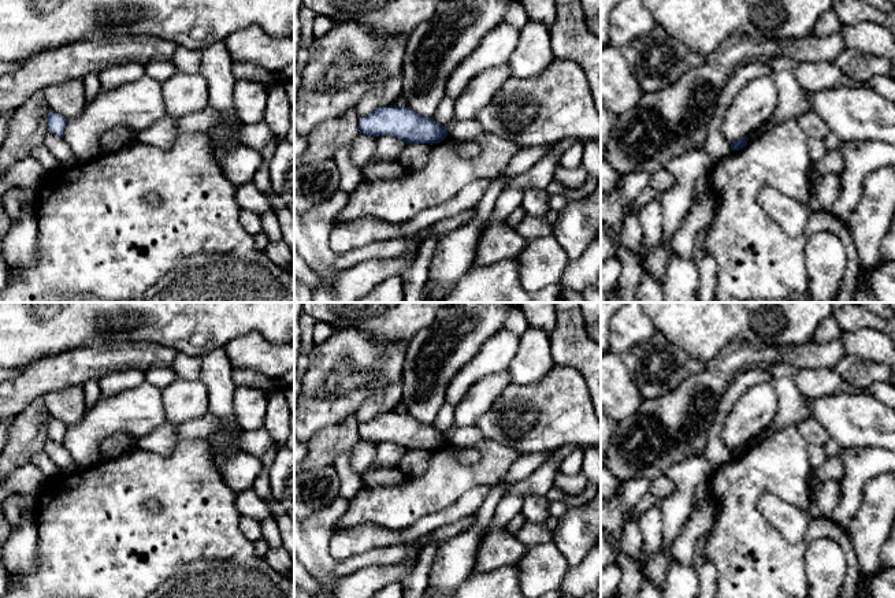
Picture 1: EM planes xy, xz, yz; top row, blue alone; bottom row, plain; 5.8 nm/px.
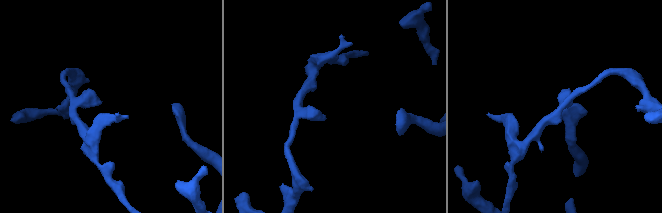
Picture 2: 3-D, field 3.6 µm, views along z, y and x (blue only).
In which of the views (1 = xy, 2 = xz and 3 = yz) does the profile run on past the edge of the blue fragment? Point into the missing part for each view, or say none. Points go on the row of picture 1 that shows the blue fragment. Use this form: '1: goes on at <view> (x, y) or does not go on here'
1: does not go on here
2: does not go on here
3: does not go on here

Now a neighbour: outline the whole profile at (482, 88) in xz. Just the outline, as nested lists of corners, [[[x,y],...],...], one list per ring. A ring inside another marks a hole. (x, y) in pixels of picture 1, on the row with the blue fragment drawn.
[[[509,63],[490,67],[474,77],[454,101],[452,123],[476,120],[479,111],[491,101],[509,77],[512,77]]]

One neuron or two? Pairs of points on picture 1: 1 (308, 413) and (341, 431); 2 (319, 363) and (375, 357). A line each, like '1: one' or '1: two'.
1: two
2: one

